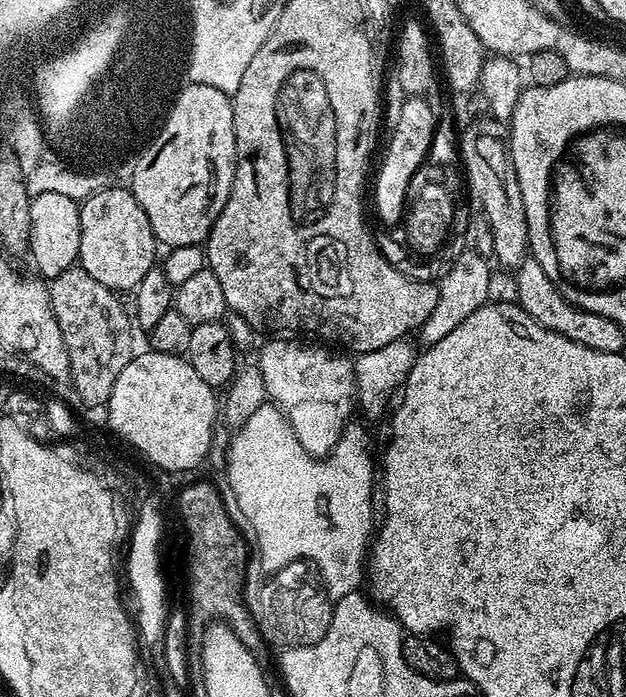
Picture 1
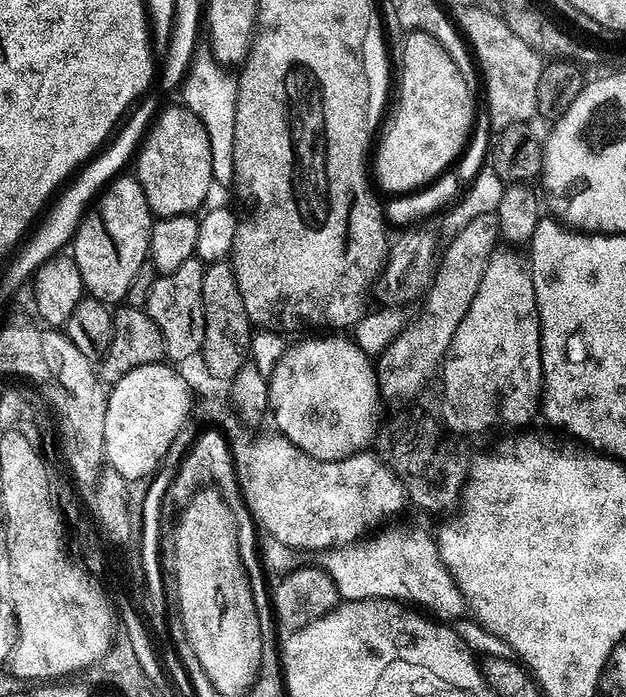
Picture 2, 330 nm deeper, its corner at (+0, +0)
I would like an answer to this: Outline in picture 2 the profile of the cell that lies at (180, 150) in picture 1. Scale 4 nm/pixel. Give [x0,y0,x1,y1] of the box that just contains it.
[134,108,214,217]

